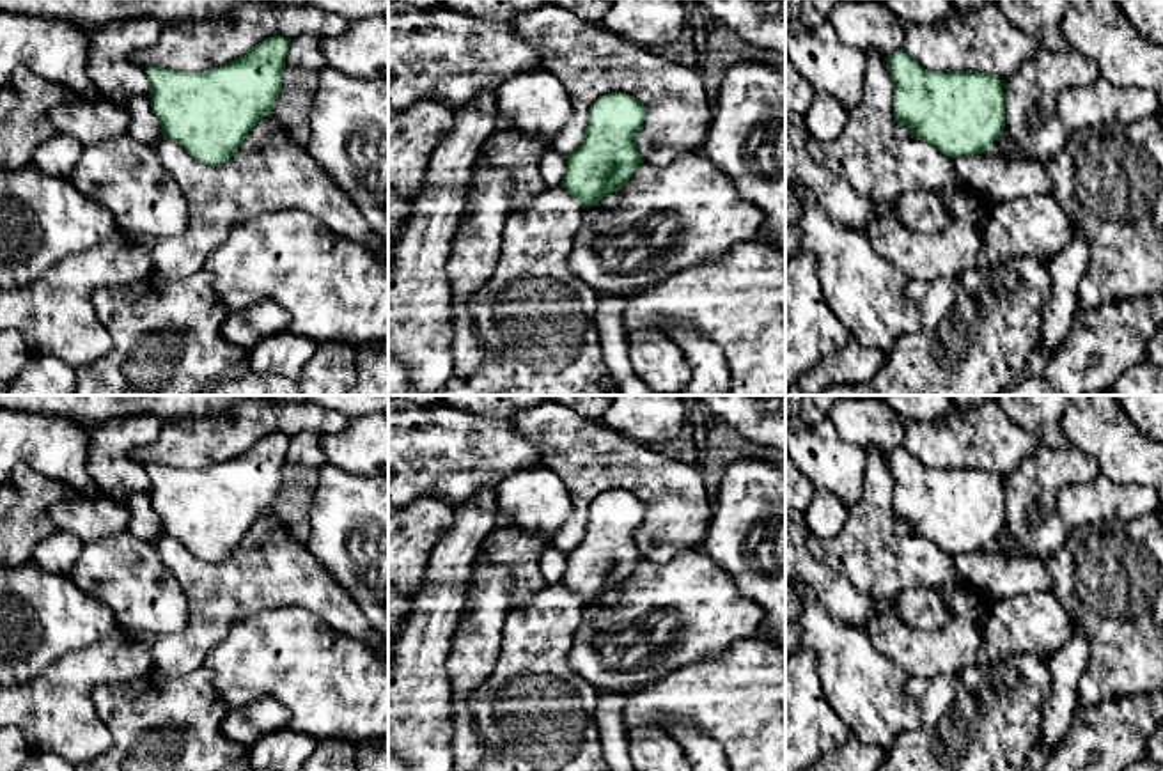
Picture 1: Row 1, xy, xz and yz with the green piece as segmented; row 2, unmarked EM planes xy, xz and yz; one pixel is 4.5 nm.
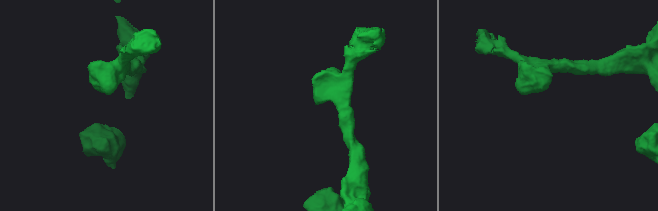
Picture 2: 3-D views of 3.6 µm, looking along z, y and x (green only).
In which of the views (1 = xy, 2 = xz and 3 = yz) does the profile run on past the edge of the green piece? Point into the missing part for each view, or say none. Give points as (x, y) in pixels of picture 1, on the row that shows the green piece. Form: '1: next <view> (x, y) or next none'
1: next none
2: next none
3: next none

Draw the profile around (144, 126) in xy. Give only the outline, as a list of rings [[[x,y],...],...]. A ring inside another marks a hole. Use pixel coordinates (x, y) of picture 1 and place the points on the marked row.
[[[129,96],[126,108],[131,117],[128,136],[142,144],[156,144],[163,138],[163,129],[152,112],[149,96]]]

